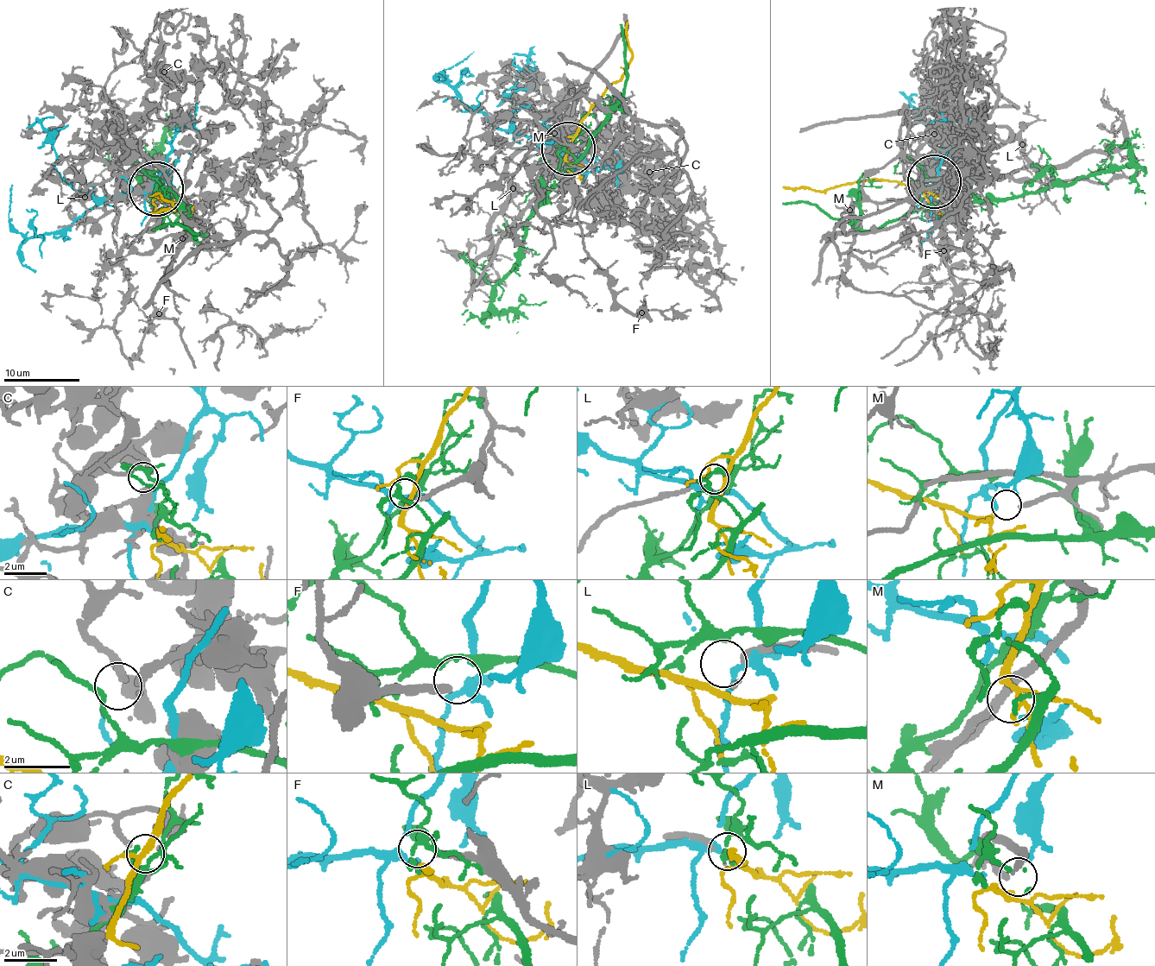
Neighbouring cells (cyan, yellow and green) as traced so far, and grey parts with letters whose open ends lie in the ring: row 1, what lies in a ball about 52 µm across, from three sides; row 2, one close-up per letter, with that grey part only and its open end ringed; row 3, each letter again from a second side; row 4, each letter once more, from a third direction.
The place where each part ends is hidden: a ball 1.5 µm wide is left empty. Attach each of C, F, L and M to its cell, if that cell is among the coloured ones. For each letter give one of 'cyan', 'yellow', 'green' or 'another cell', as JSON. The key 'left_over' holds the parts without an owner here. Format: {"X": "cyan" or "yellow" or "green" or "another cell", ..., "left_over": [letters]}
{"C": "another cell", "F": "cyan", "L": "another cell", "M": "yellow", "left_over": ["C", "L"]}

